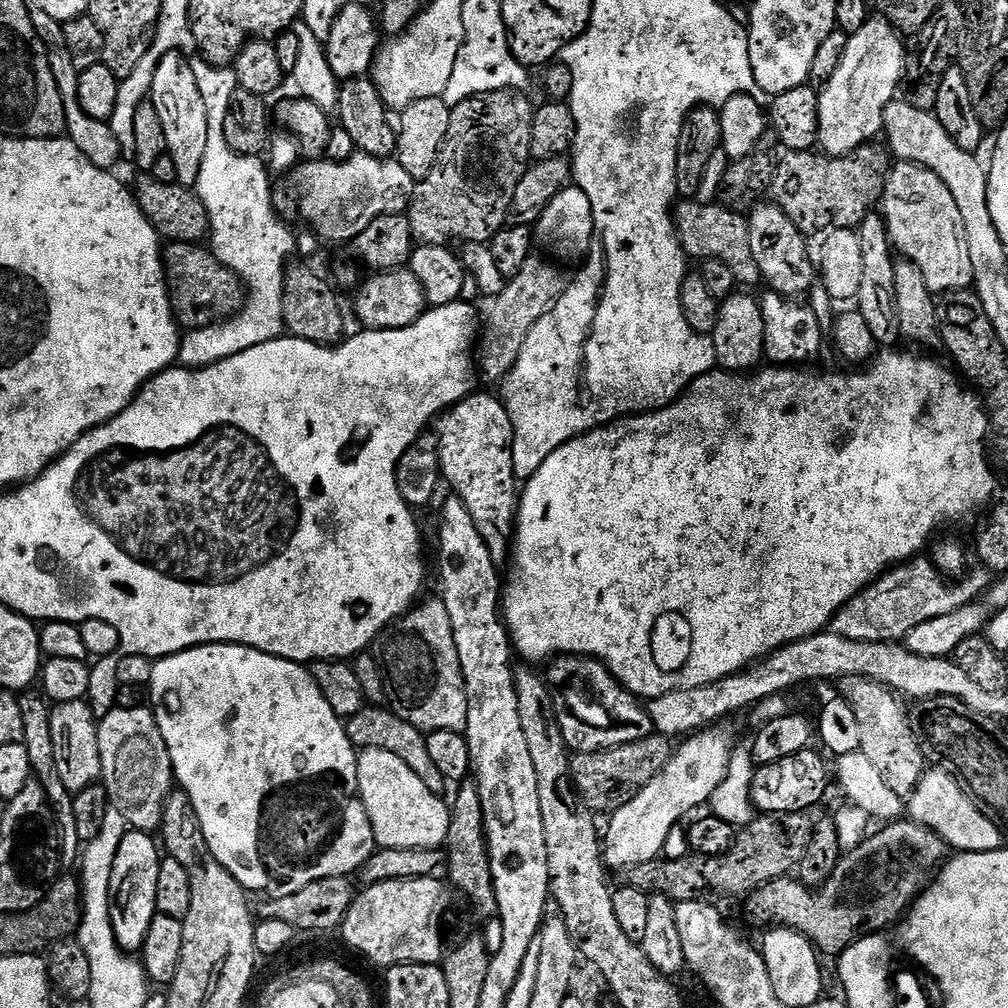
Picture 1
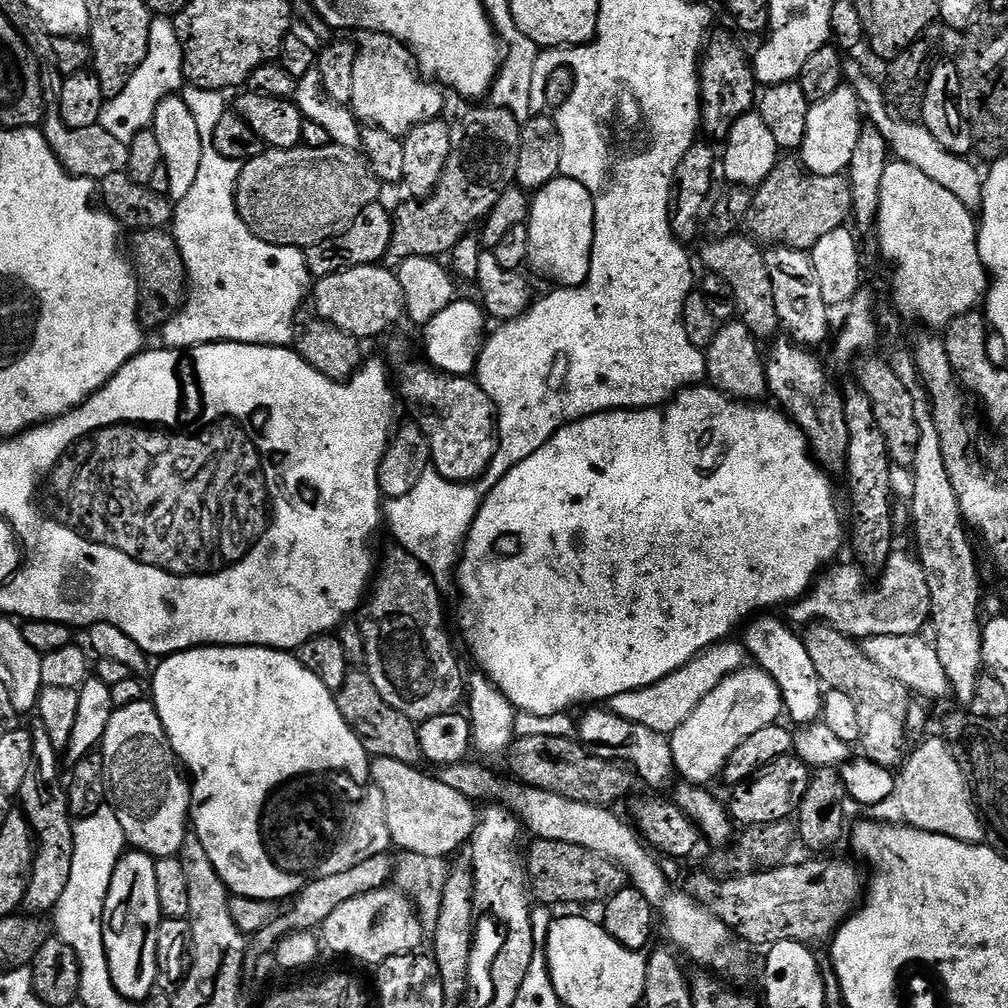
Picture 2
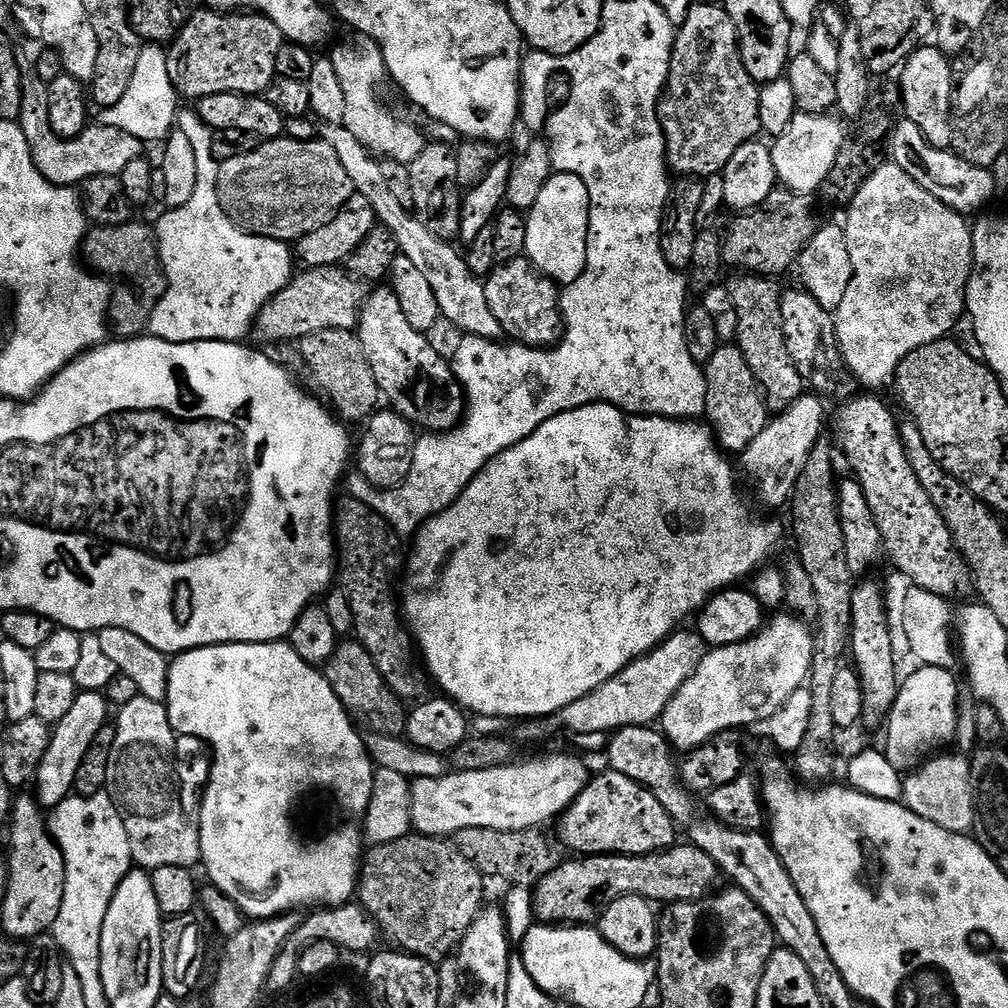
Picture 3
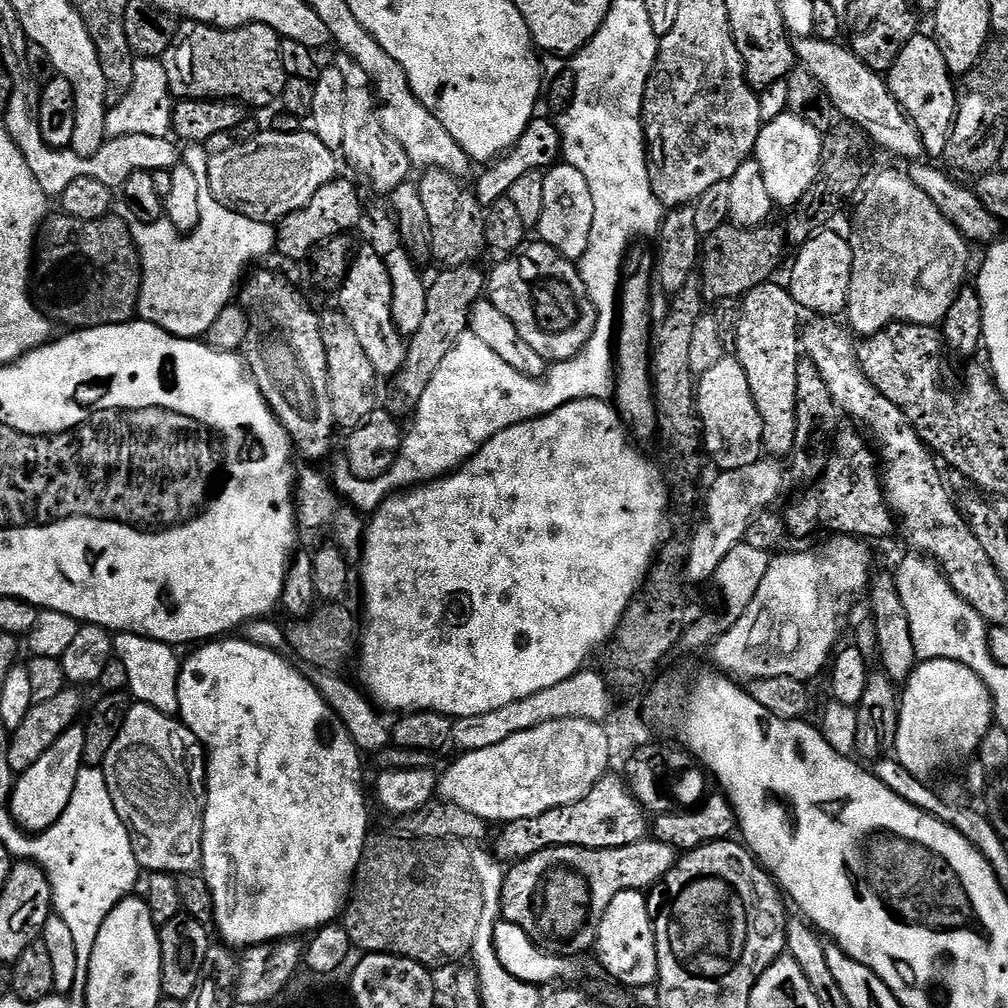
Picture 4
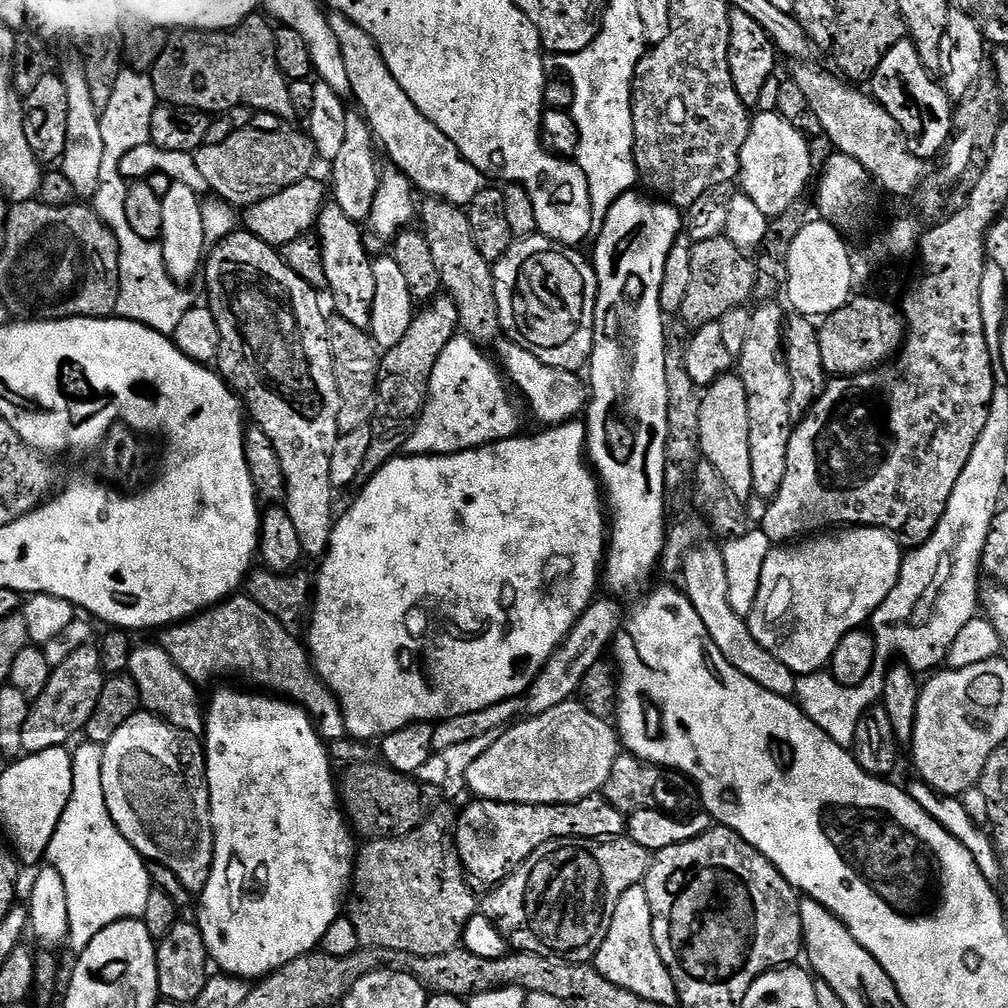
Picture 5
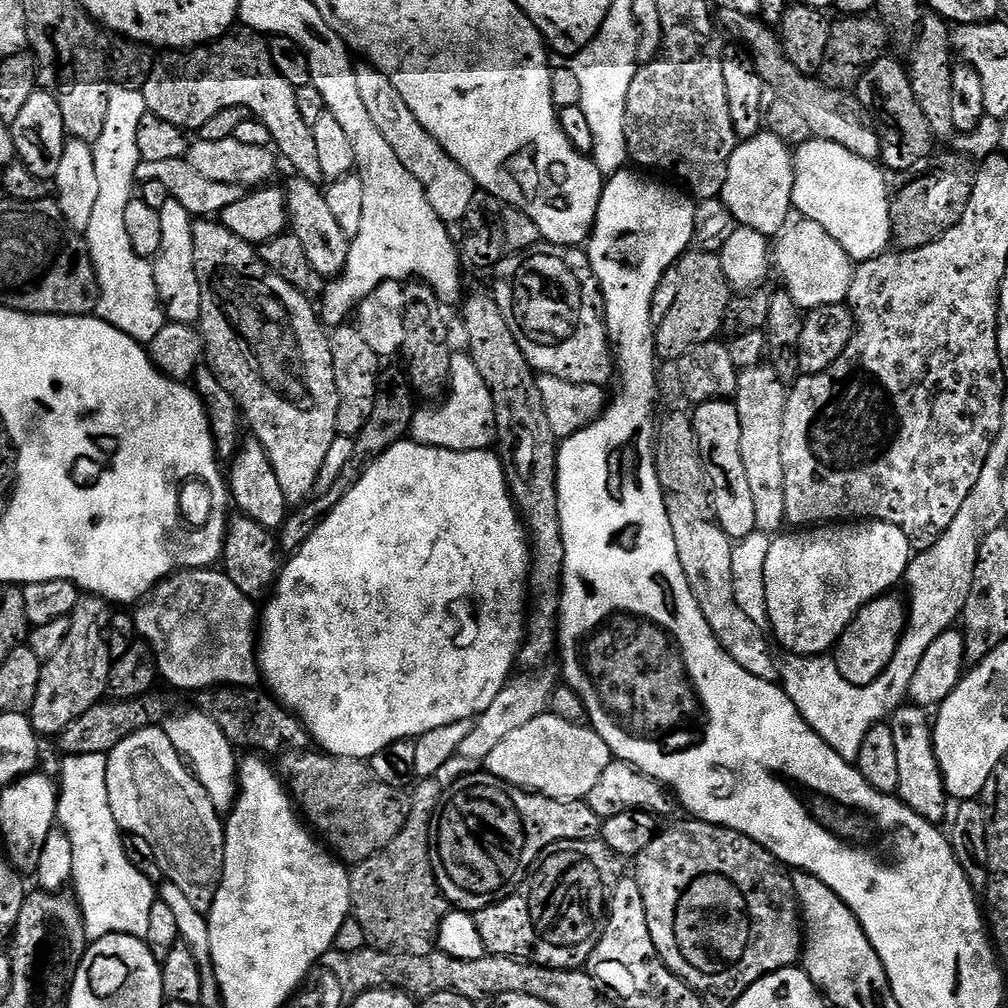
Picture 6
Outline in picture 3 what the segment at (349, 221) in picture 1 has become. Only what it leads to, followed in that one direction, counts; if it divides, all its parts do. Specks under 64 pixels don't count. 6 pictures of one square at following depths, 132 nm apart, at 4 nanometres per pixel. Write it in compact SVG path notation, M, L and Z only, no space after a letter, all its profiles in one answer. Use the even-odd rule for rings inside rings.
M320 138L288 139L264 140L257 143L251 152L221 164L218 170L217 196L222 210L244 231L251 232L253 236L264 236L267 240L295 242L329 224L354 195L354 191L346 169L331 146Z

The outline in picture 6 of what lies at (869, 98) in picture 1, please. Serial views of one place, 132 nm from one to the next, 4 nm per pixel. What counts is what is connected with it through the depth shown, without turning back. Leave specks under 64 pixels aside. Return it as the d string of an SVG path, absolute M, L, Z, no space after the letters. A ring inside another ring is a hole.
M762 130L754 138L737 143L734 154L730 158L730 166L726 170L726 182L722 199L735 218L737 225L750 230L758 230L758 234L769 238L779 237L789 223L794 209L792 205L792 191L794 190L795 166L793 164L793 149L784 144L776 135Z

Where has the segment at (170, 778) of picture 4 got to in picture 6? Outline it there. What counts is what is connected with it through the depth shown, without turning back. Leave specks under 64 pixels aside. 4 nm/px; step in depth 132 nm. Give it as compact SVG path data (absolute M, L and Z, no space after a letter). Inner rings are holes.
M163 727L143 728L130 734L130 738L118 742L118 746L107 753L107 758L106 790L110 794L110 810L114 810L118 826L127 835L146 838L154 850L154 858L158 858L158 866L162 866L164 880L178 886L178 890L182 890L193 904L194 910L206 914L212 909L224 869L225 821L216 811L214 802L210 802L210 794L202 790L191 767L185 764L178 750L174 750L174 742L170 742Z

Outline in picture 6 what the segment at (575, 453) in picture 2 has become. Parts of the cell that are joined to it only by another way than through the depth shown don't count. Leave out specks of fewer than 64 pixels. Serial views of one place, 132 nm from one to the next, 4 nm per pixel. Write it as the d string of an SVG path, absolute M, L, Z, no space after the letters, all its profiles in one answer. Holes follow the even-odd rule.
M411 438L399 440L397 444L390 446L390 450L383 452L373 464L368 465L368 468L362 474L362 478L358 478L358 482L346 494L346 498L342 498L342 502L338 502L338 506L334 506L331 514L320 521L320 524L314 530L314 534L310 534L310 538L306 538L306 542L301 546L300 550L291 553L287 557L286 563L281 567L280 575L276 578L274 591L267 597L266 603L268 605L265 608L263 605L262 619L258 624L258 663L263 683L265 685L269 684L267 687L275 699L279 700L288 711L296 714L297 720L308 731L309 737L315 743L317 740L321 744L317 745L327 755L345 756L346 758L354 758L365 762L371 761L372 756L378 754L378 750L386 750L386 746L390 746L399 740L413 739L426 734L430 730L438 730L438 726L450 726L450 722L462 722L463 720L472 720L480 717L493 702L494 698L498 697L504 686L508 684L510 677L513 675L512 667L514 669L517 667L520 649L526 639L526 601L530 596L528 591L528 570L531 566L532 549L530 547L528 530L525 528L519 512L516 511L516 503L513 502L512 495L508 492L508 483L504 477L504 467L495 451L455 452L445 448L431 448L425 444L417 444Z

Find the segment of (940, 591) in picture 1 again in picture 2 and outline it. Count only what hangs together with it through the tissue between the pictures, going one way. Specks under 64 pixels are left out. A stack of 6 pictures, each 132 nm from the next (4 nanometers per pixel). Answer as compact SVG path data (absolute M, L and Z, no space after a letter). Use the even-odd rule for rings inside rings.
M894 550L879 575L880 585L876 588L867 586L868 576L860 565L854 562L839 564L831 565L820 573L809 591L787 607L789 623L806 626L820 621L855 640L917 635L924 630L923 626L931 619L930 589L923 566L915 555Z

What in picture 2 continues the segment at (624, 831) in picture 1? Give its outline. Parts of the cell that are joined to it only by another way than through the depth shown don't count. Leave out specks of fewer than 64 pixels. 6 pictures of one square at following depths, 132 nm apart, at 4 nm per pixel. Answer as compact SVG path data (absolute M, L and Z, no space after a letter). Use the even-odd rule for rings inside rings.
M745 666L740 671L730 674L674 730L671 734L672 753L676 763L675 771L685 776L692 786L708 786L711 780L728 764L728 759L758 730L777 723L785 711L783 696L774 678L759 666Z

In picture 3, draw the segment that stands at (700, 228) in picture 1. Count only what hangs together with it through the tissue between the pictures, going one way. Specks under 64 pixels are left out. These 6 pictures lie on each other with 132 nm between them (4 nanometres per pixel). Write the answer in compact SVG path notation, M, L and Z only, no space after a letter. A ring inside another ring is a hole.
M740 274L730 284L732 301L738 314L738 330L735 345L742 350L746 358L746 366L750 366L750 374L760 384L764 394L764 402L769 413L786 412L788 407L805 395L805 377L798 374L794 362L790 358L790 350L786 350L786 338L782 330L782 306L780 297L782 288L776 285L775 279L755 274Z

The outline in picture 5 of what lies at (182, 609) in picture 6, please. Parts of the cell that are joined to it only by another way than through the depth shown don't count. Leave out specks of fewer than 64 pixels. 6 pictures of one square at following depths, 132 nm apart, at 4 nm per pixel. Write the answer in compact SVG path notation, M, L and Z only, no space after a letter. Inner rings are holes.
M237 594L199 616L163 629L158 644L193 684L203 686L218 679L223 672L228 676L245 676L252 683L249 685L303 708L325 741L343 740L348 731L340 701L316 673L316 665L307 647L301 641L299 644L292 635L274 614L266 614L258 602L246 594Z

